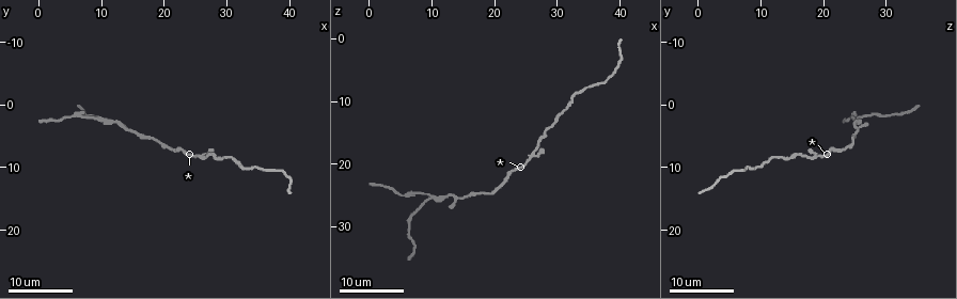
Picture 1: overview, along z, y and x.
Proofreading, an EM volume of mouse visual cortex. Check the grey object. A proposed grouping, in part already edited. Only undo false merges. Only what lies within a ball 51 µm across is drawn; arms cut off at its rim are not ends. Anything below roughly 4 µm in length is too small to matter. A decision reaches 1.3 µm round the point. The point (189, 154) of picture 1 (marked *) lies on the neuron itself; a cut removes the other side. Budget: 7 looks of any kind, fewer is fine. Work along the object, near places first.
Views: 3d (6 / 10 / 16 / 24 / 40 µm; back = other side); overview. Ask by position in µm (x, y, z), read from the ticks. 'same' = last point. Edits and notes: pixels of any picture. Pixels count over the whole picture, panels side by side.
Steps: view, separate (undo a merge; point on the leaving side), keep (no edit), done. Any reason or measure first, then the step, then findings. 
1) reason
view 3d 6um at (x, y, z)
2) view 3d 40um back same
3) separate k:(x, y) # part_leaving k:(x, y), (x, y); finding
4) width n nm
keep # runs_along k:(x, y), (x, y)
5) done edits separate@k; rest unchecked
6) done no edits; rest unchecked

sudden change in width
view 3d 24um at (23.0, 7.5, 21.5)

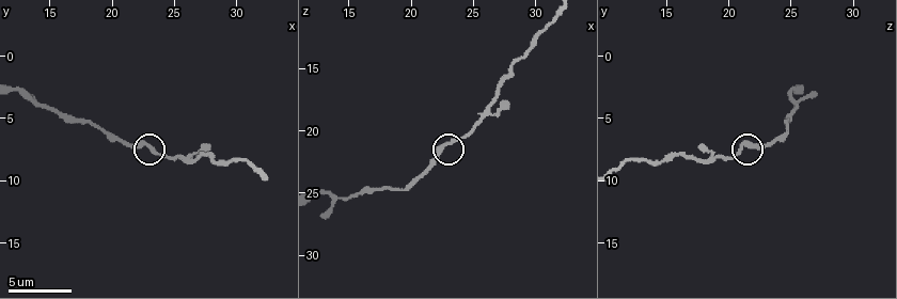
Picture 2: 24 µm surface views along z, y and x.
zoom in
view 3d 10um at (22.6, 7.2, 21.4)

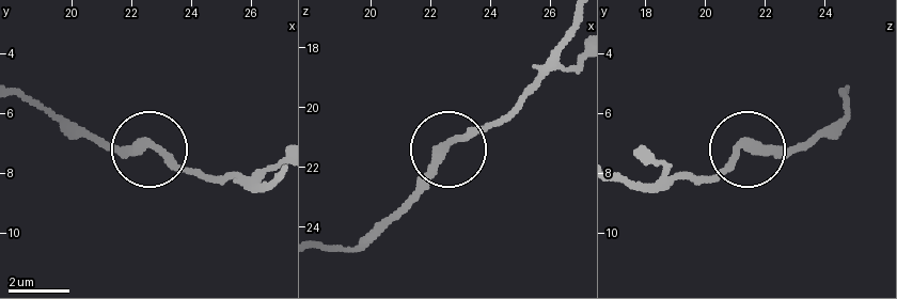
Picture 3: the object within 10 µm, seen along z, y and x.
keep # runs_along 3:(190, 168), (155, 150), (116, 152), (96, 144); all the same neuron

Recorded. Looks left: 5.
thick turns thin
view 3d 16um at (17.8, 5.4, 24.6)

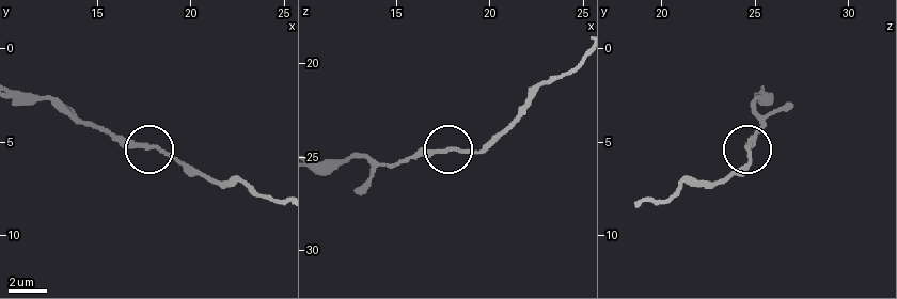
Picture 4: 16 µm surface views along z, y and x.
other side
view 3d 16um back at (17.7, 5.1, 24.7)

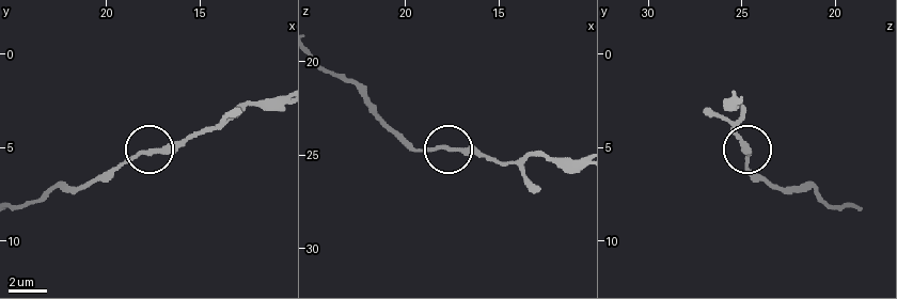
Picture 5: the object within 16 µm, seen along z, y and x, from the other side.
keep # runs_along 5:(32, 200), (58, 185), (97, 182), (150, 148), (195, 138); continuous, no second neuron

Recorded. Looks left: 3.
side arm on a straight run
view 3d 24um at (9.5, 2.5, 25.0)

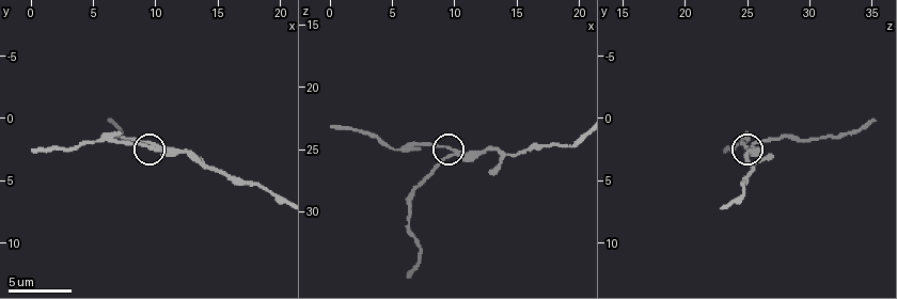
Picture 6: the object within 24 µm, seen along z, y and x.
view 3d 6um at (9.8, 2.4, 25.2)

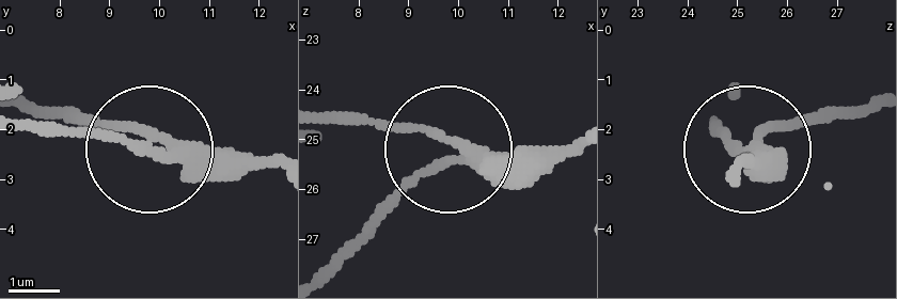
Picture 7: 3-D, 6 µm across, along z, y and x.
width 210 nm
keep # runs_along 7:(572, 152), (470, 156), (419, 130), (317, 117); continuous, no second neuron

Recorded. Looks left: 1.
done no edits; rest unchecked

